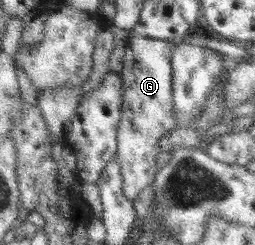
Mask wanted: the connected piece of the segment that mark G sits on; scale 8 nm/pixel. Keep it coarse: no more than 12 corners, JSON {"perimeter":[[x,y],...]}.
{"perimeter":[[174,45],[124,50],[117,162],[128,200],[156,177],[171,111]]}

